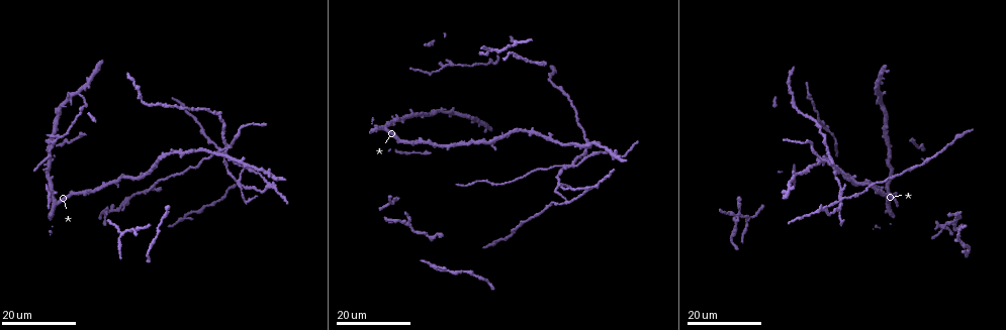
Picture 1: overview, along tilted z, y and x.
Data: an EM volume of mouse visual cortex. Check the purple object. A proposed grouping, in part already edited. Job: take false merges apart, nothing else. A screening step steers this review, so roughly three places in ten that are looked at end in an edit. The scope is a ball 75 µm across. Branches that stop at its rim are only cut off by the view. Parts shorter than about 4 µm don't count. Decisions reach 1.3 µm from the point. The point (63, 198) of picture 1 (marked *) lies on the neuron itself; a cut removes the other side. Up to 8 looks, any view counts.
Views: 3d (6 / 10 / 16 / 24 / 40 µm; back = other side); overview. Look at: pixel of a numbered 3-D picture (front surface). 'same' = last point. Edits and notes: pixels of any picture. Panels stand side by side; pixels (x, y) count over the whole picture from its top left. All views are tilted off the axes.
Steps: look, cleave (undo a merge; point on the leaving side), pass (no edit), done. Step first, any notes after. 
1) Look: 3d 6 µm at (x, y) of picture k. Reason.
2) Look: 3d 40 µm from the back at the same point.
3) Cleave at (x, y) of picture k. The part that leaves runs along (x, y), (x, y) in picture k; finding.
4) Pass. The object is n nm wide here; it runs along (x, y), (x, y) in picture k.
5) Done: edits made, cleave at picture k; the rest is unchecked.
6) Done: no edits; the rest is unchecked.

Look: 3d 16 µm at (238, 185) of picture 1. Small branch off a trunk.

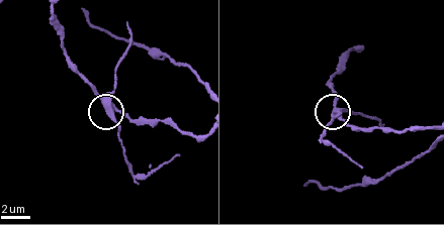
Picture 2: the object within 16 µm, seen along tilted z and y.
Look: 3d 10 µm at (114, 115) of picture 2.

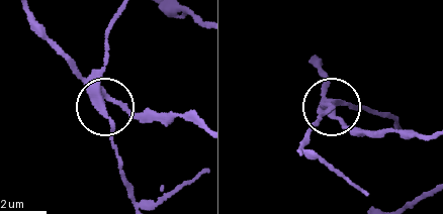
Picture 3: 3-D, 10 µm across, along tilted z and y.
Cleave at (109, 120) of picture 3. 3 arms meet here; two neurons meet here.

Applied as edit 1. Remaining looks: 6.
Look: 3d 24 µm at (832, 165) of picture 1. Four-way junction.

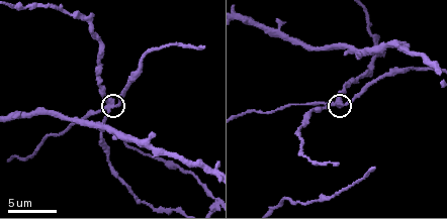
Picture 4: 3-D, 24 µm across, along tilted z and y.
Look: 3d 6 µm at (107, 102) of picture 4. Zoom in.

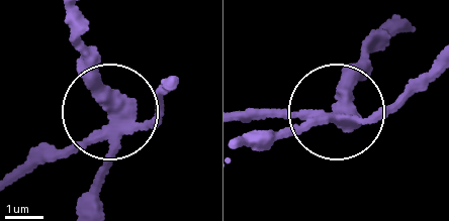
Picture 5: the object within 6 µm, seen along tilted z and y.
Cleave at (156, 114) of picture 5. 4 arms meet here; the part that leaves runs along (110, 129), (20, 166) in picture 5; two neurons meet here.

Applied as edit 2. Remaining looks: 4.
Look: 3d 16 µm at (271, 185) of picture 1. Branch point.

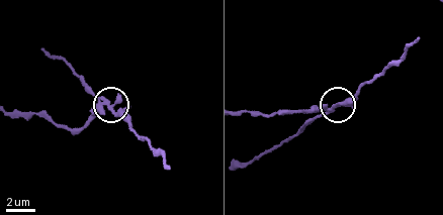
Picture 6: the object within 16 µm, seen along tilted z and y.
Look: 3d 6 µm at (331, 109) of picture 6.

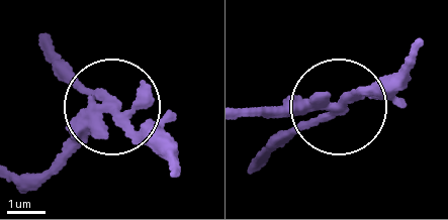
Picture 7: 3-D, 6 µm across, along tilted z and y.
Cleave at (148, 89) of picture 7. The side arm is 13 µm long; 3 arms meet here; a second neuron is stuck on.

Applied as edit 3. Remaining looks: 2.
Done: edits made, cleave at picture 3, cleave at picture 5, cleave at picture 7; the rest is unchecked.

